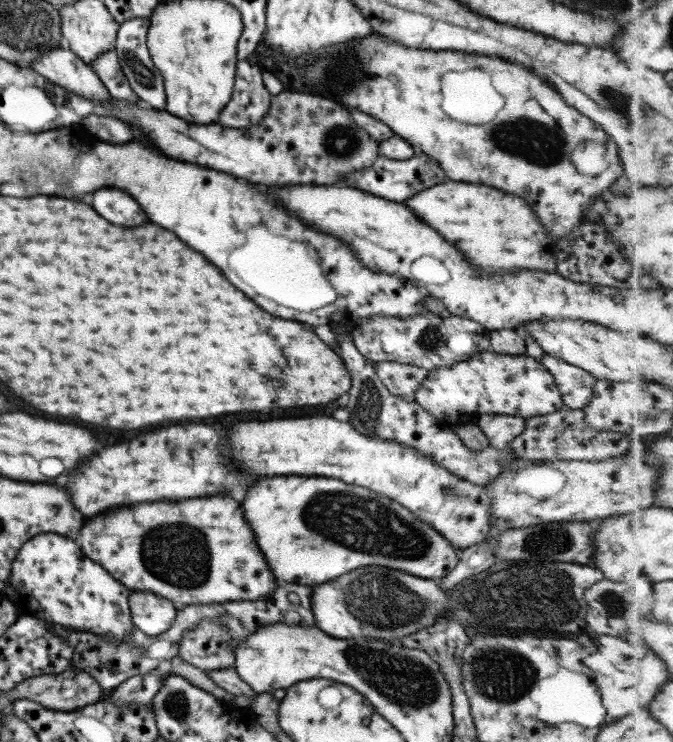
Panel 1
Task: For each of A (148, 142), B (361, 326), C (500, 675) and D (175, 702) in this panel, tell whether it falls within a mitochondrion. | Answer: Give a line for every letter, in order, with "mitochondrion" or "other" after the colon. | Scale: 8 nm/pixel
A: other
B: other
C: mitochondrion
D: mitochondrion

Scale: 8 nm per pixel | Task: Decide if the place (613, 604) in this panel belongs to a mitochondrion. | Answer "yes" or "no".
yes

